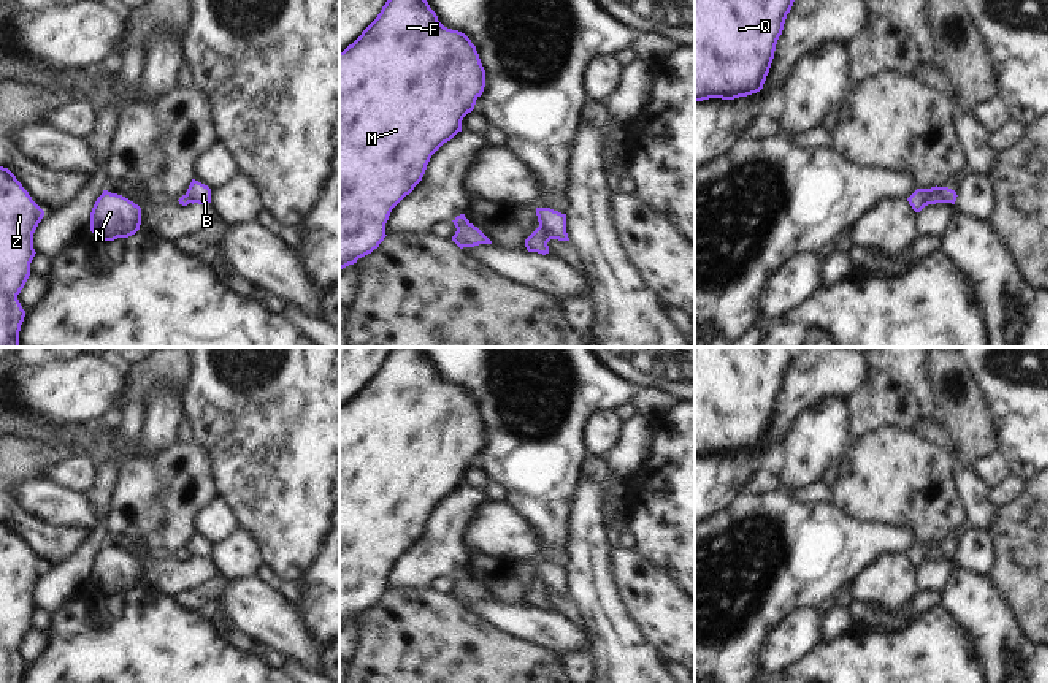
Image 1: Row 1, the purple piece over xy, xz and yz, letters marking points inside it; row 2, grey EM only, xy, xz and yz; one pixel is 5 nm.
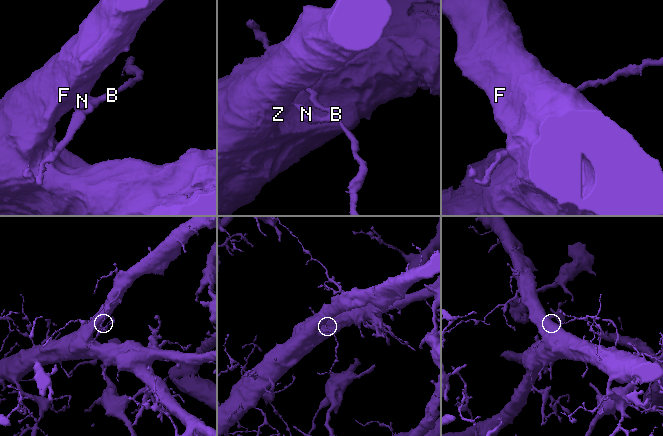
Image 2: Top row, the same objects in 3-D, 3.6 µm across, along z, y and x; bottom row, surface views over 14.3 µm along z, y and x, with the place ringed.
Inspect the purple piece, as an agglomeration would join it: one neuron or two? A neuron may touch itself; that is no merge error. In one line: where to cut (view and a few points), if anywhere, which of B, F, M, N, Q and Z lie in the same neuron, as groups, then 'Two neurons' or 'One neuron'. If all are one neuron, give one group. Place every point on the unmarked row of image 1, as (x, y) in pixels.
Split along yz (944, 542), (927, 558). Groups: B / F M N Q Z. Two neurons

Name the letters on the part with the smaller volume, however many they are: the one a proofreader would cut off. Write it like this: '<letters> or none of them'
B

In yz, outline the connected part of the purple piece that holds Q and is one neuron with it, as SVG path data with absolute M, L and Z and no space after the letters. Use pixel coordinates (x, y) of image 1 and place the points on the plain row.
M695 347L695 456L734 455L763 444L796 347Z

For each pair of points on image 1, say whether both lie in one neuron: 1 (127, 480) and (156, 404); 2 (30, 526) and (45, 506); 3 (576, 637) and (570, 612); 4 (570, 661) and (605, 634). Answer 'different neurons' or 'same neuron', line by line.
1: different neurons
2: different neurons
3: different neurons
4: different neurons

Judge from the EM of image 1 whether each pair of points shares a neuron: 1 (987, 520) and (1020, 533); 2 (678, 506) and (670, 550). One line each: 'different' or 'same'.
1: different
2: same

